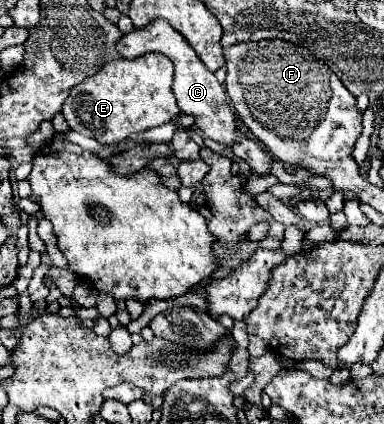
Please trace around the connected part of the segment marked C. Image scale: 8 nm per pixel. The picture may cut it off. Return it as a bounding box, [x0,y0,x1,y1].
[117,19,239,147]

